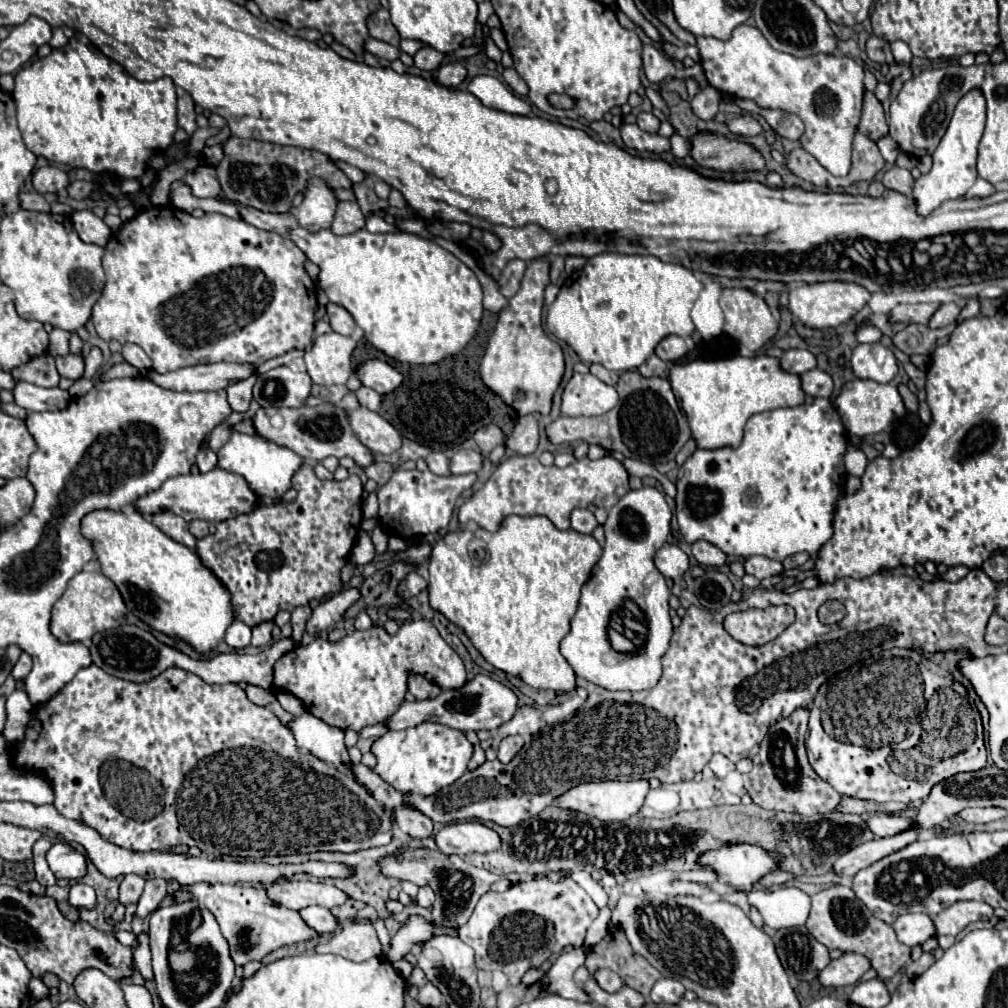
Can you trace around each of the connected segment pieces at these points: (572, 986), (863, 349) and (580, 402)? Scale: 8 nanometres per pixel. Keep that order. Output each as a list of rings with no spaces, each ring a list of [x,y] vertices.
[[[573,948],[569,952],[563,952],[557,962],[549,968],[547,978],[543,980],[545,988],[553,994],[559,994],[563,998],[579,1000],[579,1002],[593,1002],[591,996],[575,984],[573,974],[575,970],[585,962],[585,948]]]
[[[859,344],[851,356],[853,374],[861,380],[891,382],[899,370],[897,358],[883,344]]]
[[[573,374],[563,390],[563,416],[601,416],[617,404],[617,390],[593,374]]]

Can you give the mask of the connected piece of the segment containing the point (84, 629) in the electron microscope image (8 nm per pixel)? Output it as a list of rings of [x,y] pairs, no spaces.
[[[83,570],[69,580],[65,594],[53,606],[51,632],[61,642],[85,642],[85,644],[89,644],[93,634],[119,626],[125,614],[127,614],[127,606],[121,598],[117,586],[97,570]]]

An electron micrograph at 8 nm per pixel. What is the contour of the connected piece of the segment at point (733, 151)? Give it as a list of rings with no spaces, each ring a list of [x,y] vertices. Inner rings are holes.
[[[699,134],[699,136],[695,136],[691,154],[701,166],[709,166],[709,168],[717,168],[717,170],[759,170],[759,168],[765,166],[763,156],[753,146],[749,146],[745,142],[739,142],[739,140],[727,140],[719,134]]]

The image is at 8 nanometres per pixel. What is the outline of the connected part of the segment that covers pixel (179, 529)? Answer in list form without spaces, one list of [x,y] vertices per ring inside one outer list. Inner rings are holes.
[[[165,510],[165,512],[153,514],[153,516],[151,516],[151,522],[153,522],[159,530],[163,530],[169,538],[185,544],[185,546],[191,548],[191,550],[195,548],[195,542],[197,542],[197,540],[195,540],[195,536],[189,532],[187,522],[185,522],[181,516]]]

